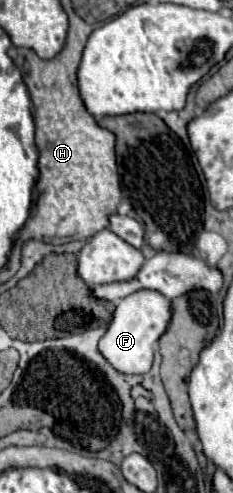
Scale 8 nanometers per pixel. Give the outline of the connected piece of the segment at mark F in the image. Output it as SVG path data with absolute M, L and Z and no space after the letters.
M149 289L135 291L115 305L113 317L105 329L105 335L99 339L97 349L119 373L127 373L127 375L147 373L153 365L157 339L165 333L169 319L171 319L169 299Z

